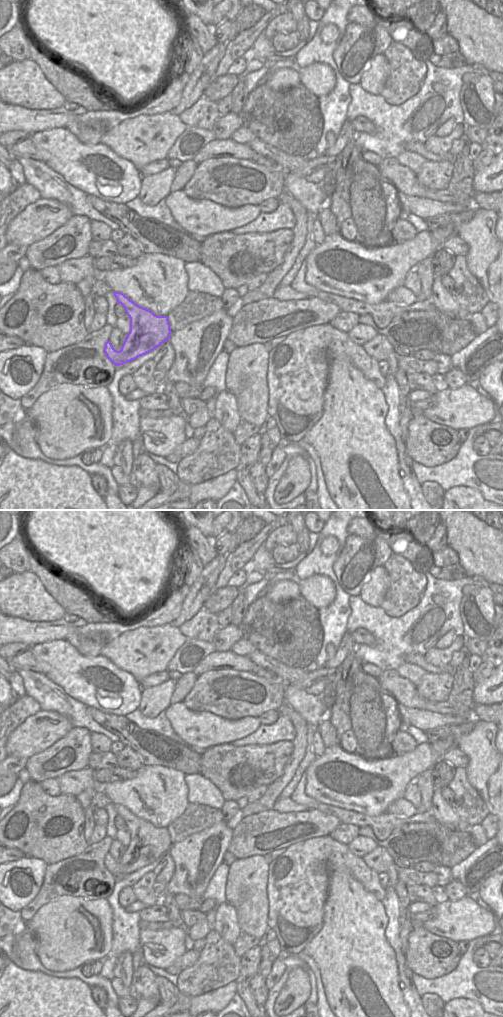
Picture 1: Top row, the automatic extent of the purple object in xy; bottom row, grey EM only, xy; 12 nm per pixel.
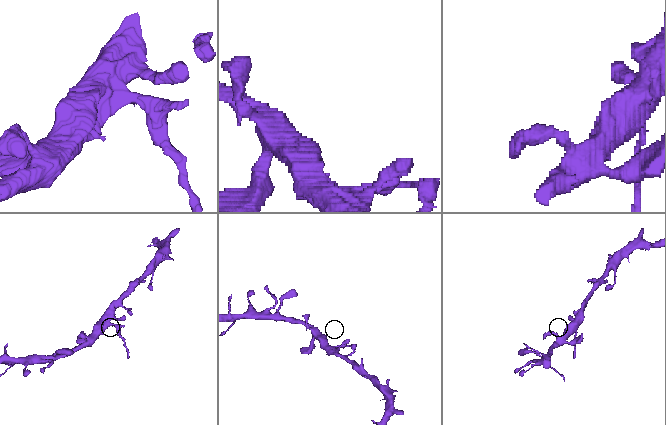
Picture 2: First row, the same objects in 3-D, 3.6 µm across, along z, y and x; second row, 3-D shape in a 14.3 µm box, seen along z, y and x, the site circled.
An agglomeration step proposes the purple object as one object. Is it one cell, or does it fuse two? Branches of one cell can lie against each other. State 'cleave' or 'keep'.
keep

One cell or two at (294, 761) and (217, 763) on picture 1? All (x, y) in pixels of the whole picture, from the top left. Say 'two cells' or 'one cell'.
two cells

